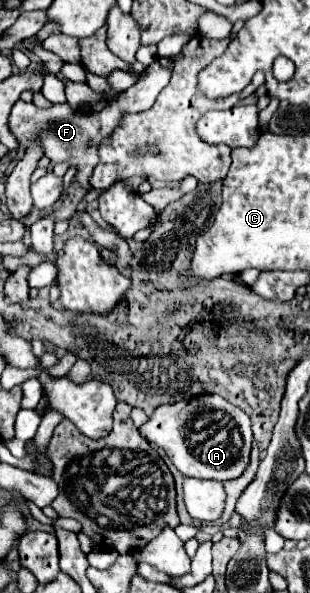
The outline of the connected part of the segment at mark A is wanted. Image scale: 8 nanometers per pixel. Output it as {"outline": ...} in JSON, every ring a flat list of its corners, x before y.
{"outline":[[203,394,191,402,161,404,153,416,139,428,141,436,163,448,175,468,191,478,207,480,235,480,247,464,251,452,251,420,237,406,229,404,217,394]]}

